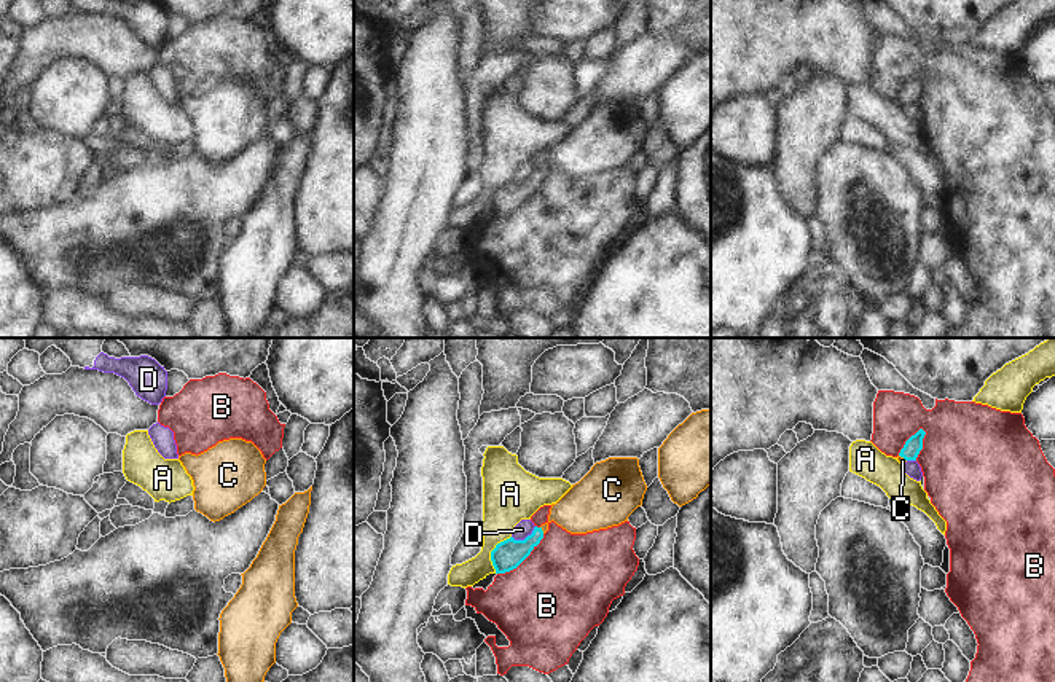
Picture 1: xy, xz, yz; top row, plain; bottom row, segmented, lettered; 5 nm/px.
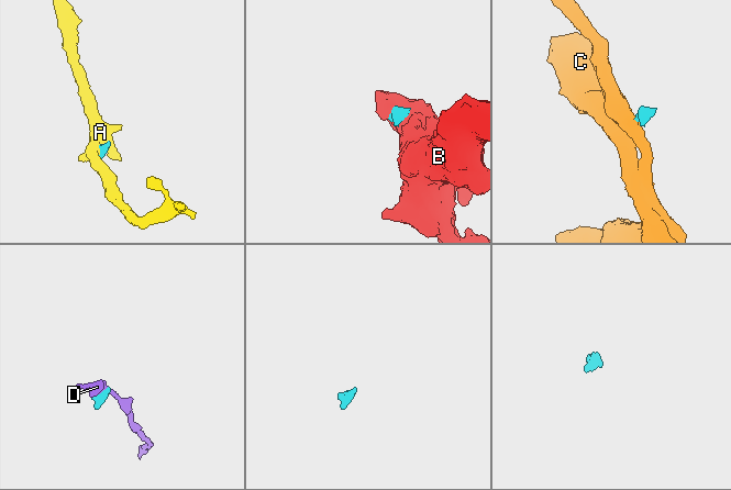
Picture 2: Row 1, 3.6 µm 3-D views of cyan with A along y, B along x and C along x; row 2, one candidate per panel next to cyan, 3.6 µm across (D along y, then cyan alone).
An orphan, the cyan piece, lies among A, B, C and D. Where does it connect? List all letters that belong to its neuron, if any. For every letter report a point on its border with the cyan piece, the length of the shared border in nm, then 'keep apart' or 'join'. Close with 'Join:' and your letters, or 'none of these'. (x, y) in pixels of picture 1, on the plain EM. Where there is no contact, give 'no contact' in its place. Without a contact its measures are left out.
A: contact xz (491, 195); length 200 nm; keep apart
B: contact yz (909, 82); length 190 nm; keep apart
C: contact xz (541, 172); length 40 nm; join
D: contact xz (526, 180); length 140 nm; keep apart
Join: C

